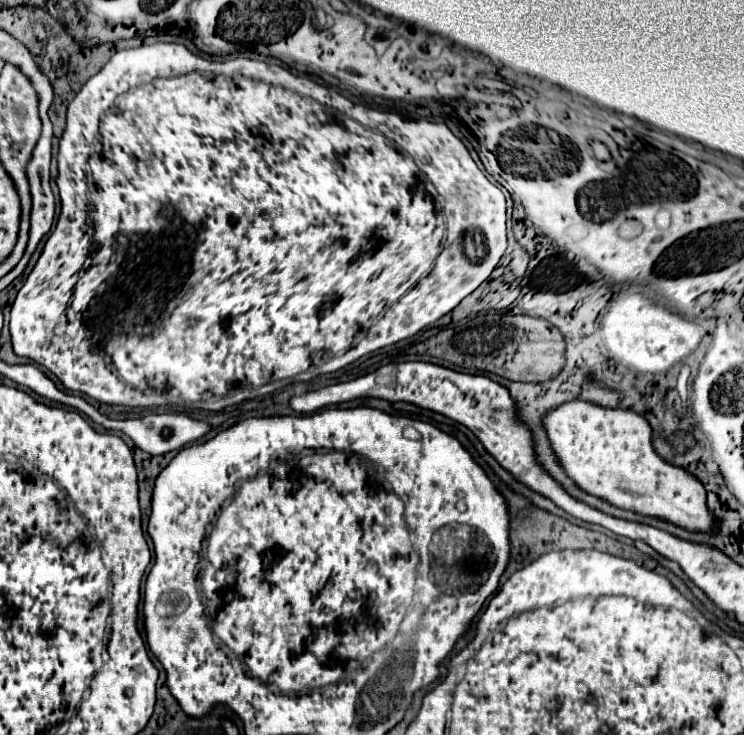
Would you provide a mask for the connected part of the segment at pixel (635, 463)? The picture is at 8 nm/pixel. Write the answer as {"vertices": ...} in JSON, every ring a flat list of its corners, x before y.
{"vertices":[[568,400,546,412,542,416,542,426,550,440,550,448,556,454,566,476,586,494,592,494,620,510,660,518,690,532,706,532,706,534,718,532,718,520,714,520,714,516,706,506,704,484,684,468,668,464,656,454,652,446,652,428,644,416,636,414,634,410,604,408,590,400]]}

